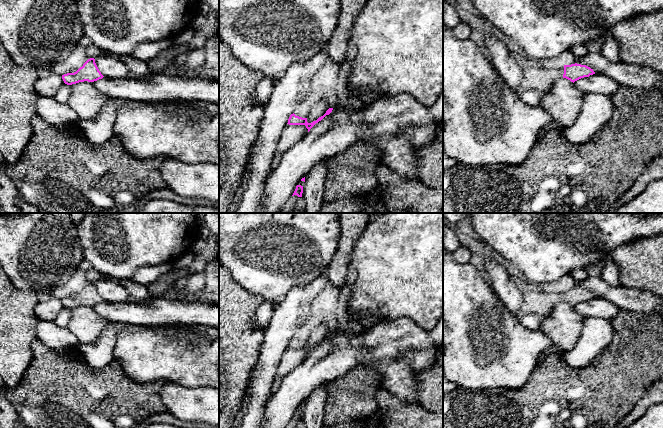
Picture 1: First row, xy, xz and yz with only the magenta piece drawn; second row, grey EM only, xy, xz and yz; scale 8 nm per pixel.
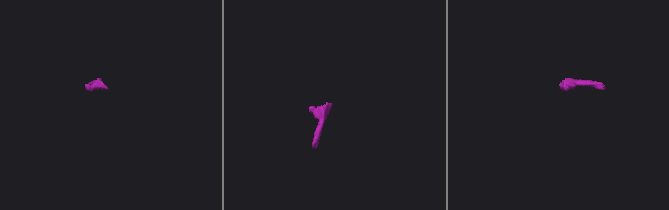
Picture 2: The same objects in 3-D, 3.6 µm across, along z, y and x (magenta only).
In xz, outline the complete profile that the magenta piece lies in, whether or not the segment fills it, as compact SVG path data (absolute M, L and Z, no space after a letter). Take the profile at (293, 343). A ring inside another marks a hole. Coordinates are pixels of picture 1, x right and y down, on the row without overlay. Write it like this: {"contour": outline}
{"contour": "M328 281L324 289L313 299L308 322L290 339L287 348L305 349L309 356L316 347L321 345L326 339L329 339L332 334L339 329L338 314L341 310L343 299L344 295L342 292ZM323 323L325 323L331 331L316 345L308 347L307 340L311 333L317 326Z"}

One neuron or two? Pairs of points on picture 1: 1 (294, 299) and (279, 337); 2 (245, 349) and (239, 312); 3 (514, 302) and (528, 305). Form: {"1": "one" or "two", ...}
{"1": "one", "2": "one", "3": "two"}

